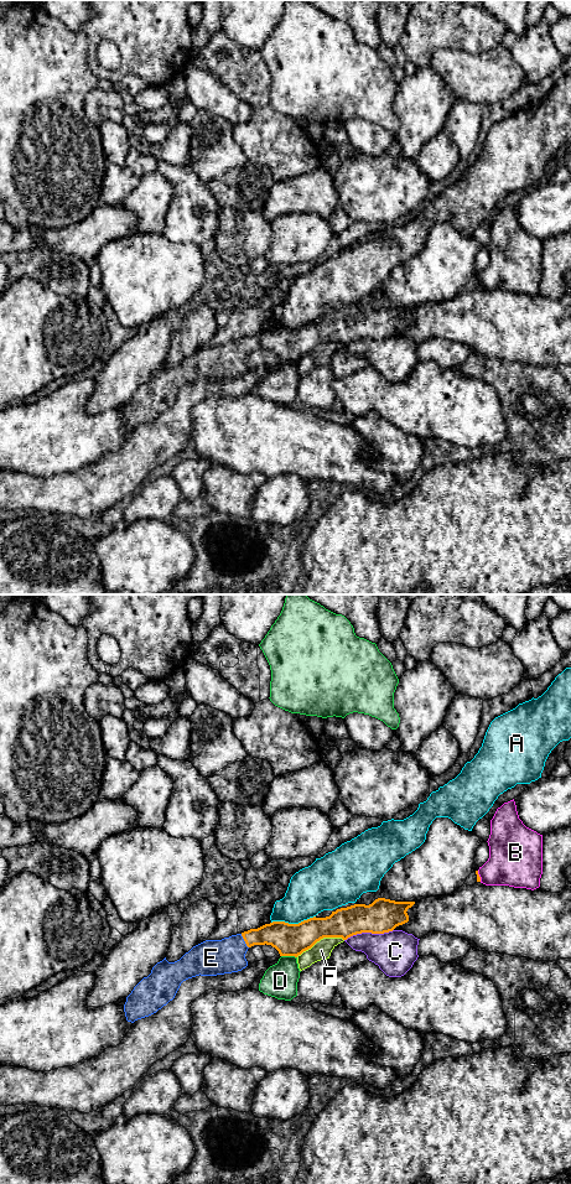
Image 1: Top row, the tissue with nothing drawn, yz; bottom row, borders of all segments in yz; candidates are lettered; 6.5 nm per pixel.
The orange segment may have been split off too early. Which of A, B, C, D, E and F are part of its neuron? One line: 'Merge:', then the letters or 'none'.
Merge: E

